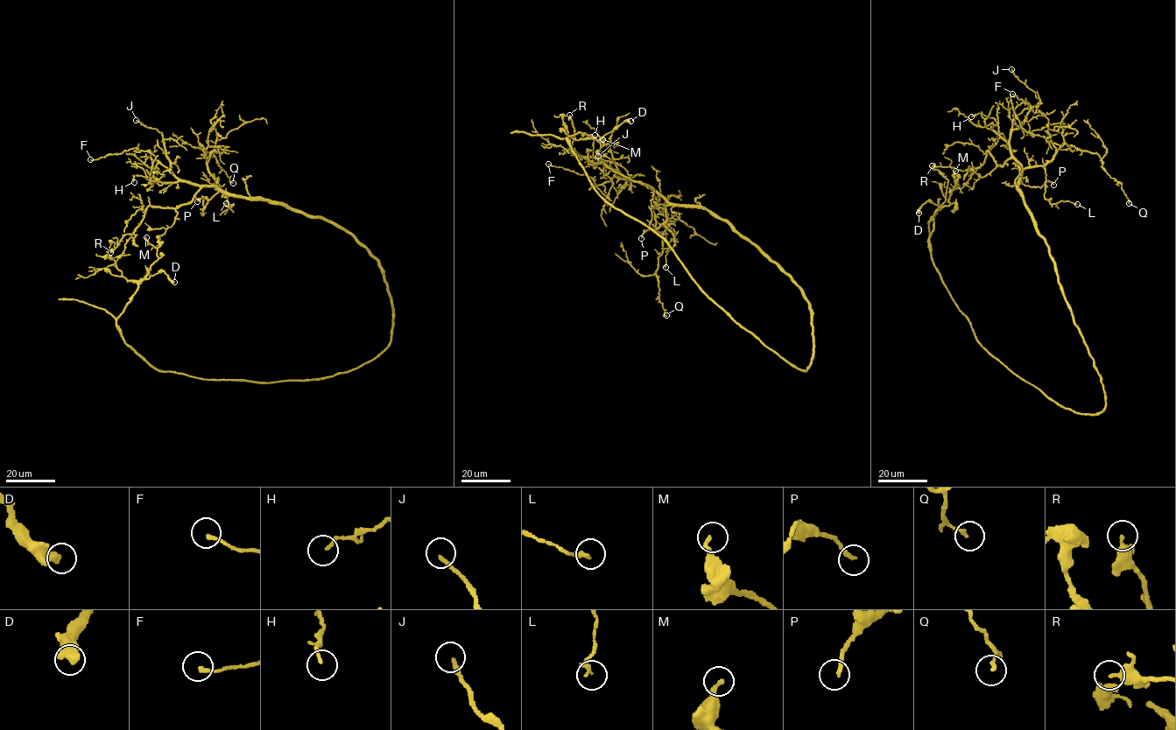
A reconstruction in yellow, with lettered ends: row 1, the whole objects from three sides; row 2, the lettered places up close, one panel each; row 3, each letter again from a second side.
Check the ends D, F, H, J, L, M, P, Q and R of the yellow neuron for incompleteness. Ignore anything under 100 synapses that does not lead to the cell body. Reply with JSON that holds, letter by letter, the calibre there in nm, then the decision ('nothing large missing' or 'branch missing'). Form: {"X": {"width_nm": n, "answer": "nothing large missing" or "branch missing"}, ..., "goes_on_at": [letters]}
{"D": {"width_nm": 500, "answer": "nothing large missing"}, "F": {"width_nm": 180, "answer": "nothing large missing"}, "H": {"width_nm": 150, "answer": "nothing large missing"}, "J": {"width_nm": 200, "answer": "nothing large missing"}, "L": {"width_nm": 200, "answer": "nothing large missing"}, "M": {"width_nm": 220, "answer": "nothing large missing"}, "P": {"width_nm": 200, "answer": "nothing large missing"}, "Q": {"width_nm": 150, "answer": "nothing large missing"}, "R": {"width_nm": 380, "answer": "nothing large missing"}, "goes_on_at": []}

